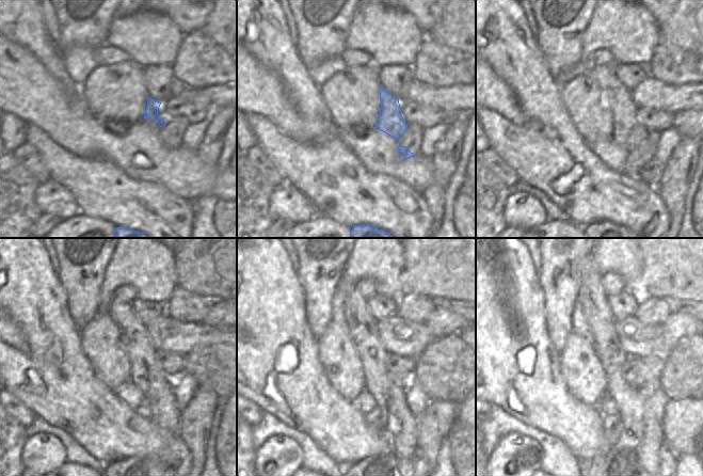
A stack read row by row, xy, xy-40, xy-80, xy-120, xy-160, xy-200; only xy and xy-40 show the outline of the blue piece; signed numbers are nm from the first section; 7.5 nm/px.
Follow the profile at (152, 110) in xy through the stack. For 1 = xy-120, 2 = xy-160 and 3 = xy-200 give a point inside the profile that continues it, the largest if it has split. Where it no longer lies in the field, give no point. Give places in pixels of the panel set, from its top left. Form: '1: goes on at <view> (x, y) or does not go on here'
1: goes on at xy-120 (146, 373)
2: goes on at xy-160 (401, 426)
3: goes on at xy-200 (637, 455)

